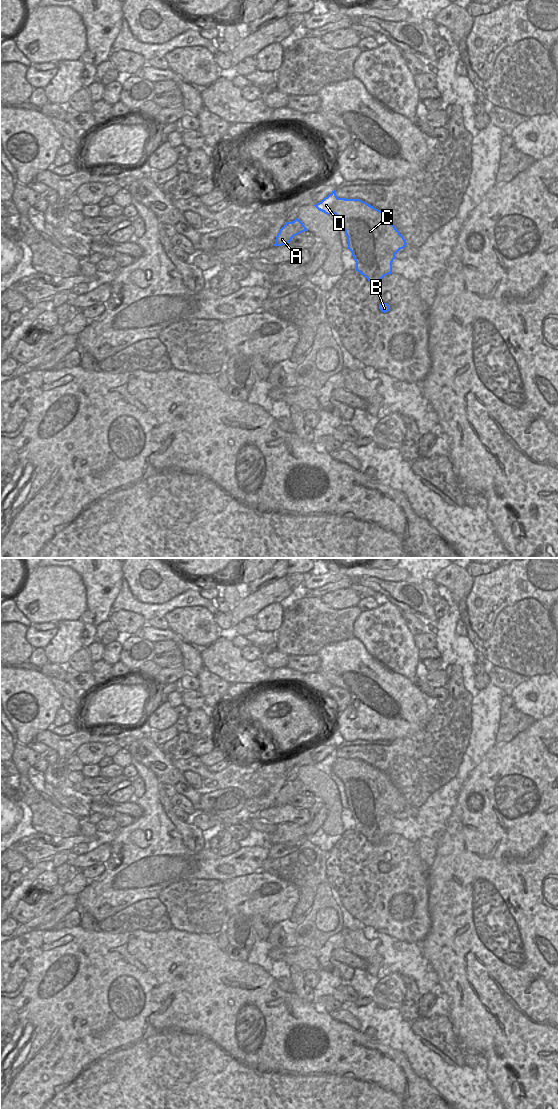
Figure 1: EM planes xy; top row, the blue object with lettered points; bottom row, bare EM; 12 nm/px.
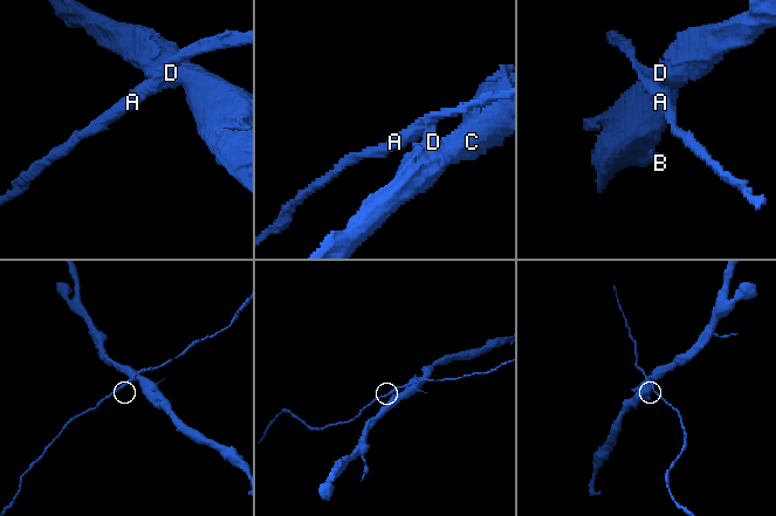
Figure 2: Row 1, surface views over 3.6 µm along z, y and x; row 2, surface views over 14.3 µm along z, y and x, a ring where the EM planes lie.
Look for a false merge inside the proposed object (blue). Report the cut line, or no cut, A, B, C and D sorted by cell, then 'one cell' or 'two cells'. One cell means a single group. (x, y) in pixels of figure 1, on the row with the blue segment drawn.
cut xy (337, 197), (332, 205), (331, 212); groups A D / B C; two cells

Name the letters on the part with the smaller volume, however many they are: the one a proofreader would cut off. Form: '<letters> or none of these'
A, D

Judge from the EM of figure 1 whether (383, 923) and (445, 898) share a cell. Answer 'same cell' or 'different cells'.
different cells

